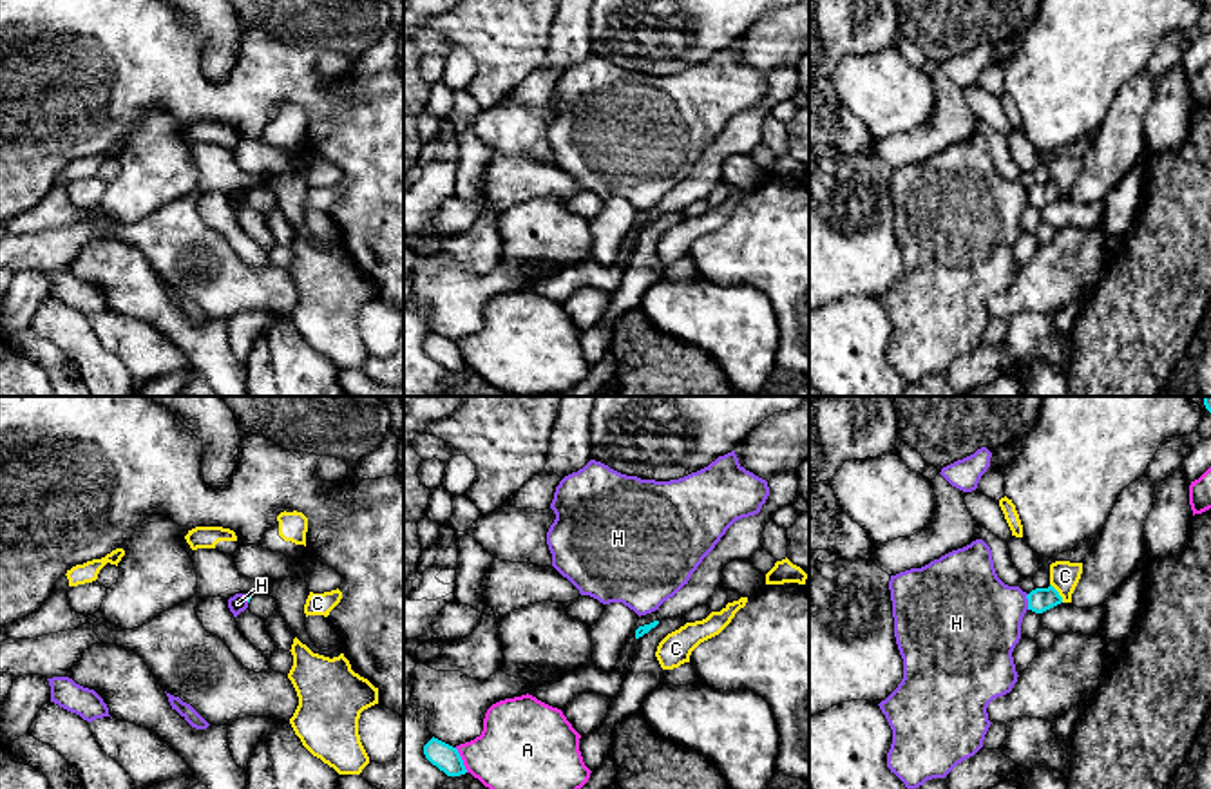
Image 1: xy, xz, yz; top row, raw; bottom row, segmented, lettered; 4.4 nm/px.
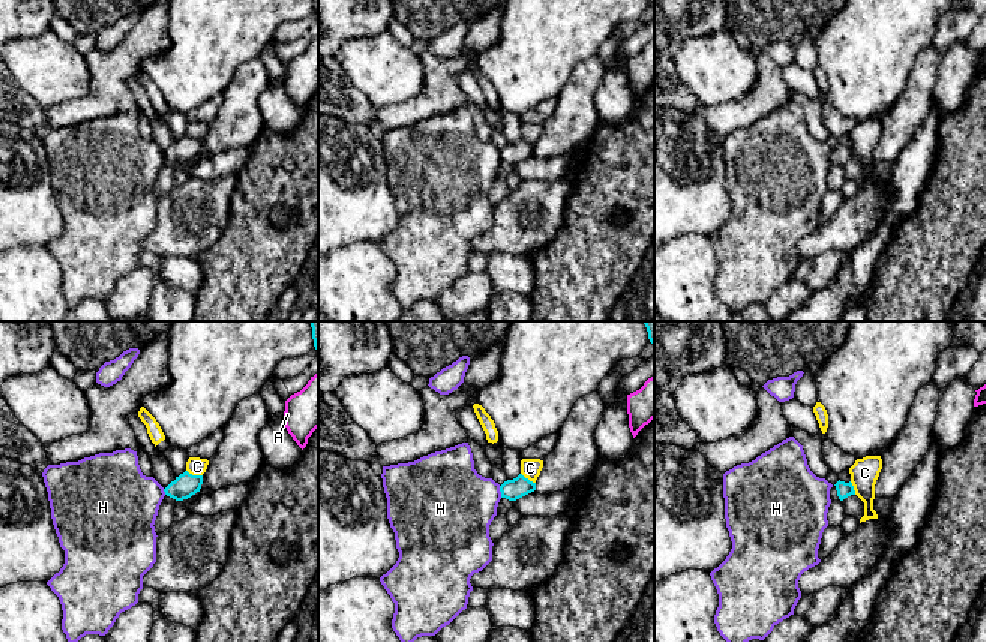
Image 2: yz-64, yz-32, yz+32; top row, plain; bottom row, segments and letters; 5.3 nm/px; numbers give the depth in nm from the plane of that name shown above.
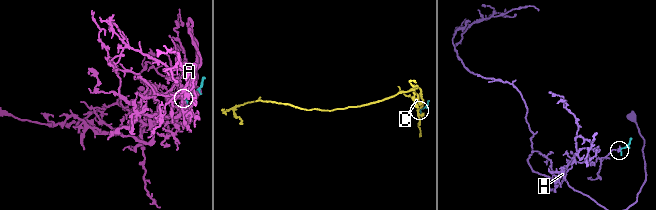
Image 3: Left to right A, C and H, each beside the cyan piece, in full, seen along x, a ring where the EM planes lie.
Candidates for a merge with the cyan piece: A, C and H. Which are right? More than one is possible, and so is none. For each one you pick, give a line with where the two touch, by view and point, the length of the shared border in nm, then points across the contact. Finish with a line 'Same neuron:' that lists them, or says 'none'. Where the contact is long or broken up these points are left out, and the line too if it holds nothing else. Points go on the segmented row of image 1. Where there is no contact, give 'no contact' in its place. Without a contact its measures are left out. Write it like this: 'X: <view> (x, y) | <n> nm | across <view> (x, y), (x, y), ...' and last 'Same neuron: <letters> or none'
Same neuron: none

